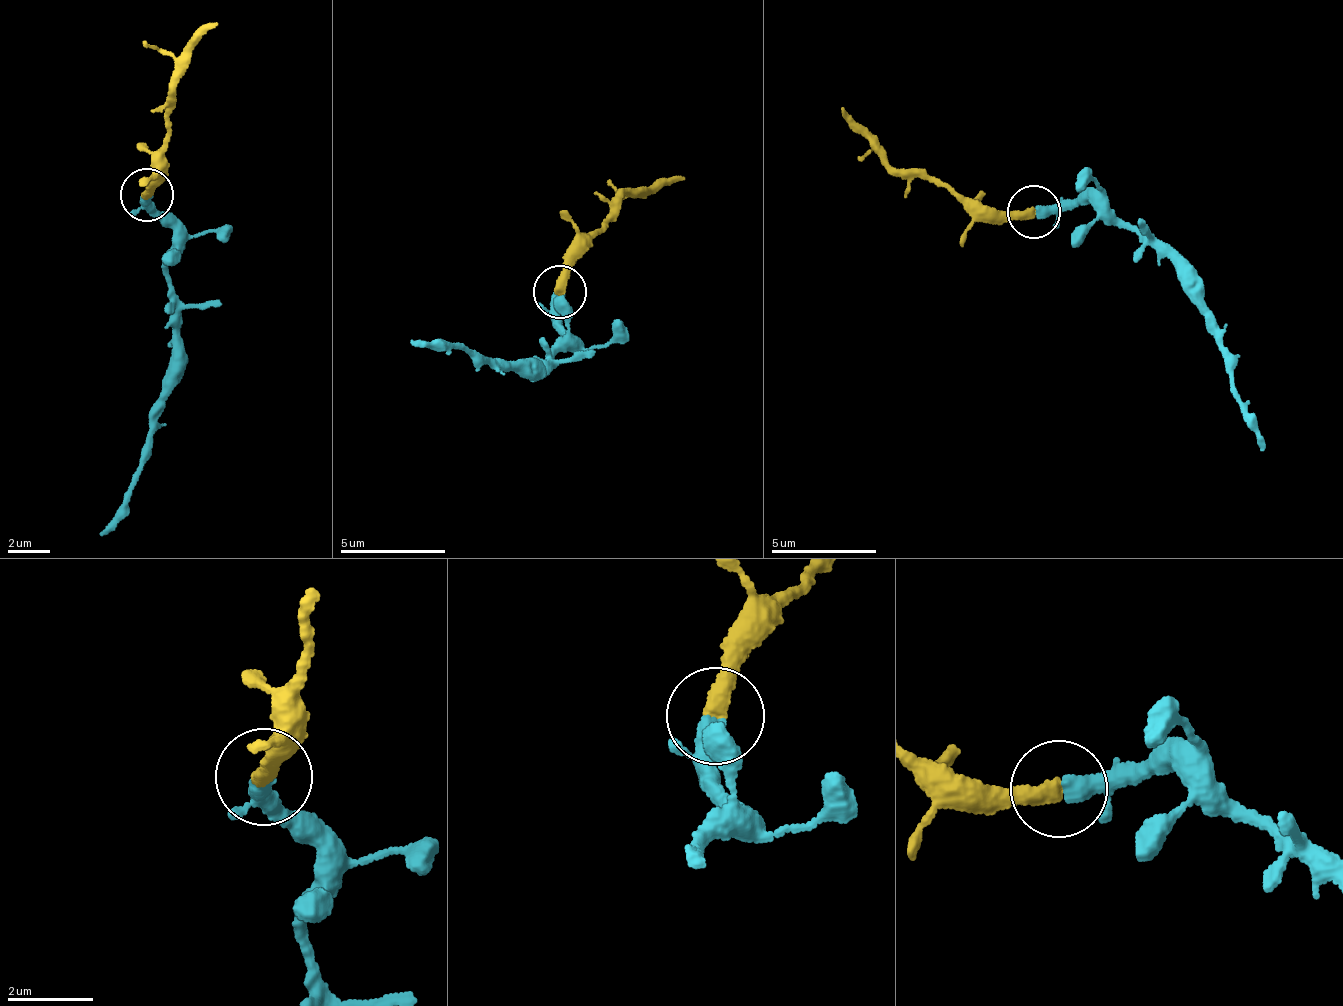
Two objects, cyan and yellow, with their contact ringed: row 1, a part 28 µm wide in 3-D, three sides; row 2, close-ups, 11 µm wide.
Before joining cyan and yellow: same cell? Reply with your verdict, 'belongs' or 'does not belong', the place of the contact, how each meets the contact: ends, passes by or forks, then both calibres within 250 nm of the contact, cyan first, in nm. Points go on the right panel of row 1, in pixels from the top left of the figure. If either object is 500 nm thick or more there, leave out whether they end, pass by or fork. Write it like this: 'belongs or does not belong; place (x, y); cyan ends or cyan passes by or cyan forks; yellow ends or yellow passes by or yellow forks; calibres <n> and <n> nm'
belongs; place (1033, 212); cyan passes by; yellow ends; calibres 320 and 400 nm

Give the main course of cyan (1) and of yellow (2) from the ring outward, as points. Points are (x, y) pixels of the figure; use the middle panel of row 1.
1: (559, 294), (559, 329), (572, 334), (572, 347), (553, 354), (540, 366), (488, 361), (460, 340), (410, 340)
2: (559, 294), (578, 236), (603, 227), (611, 201), (684, 178)

